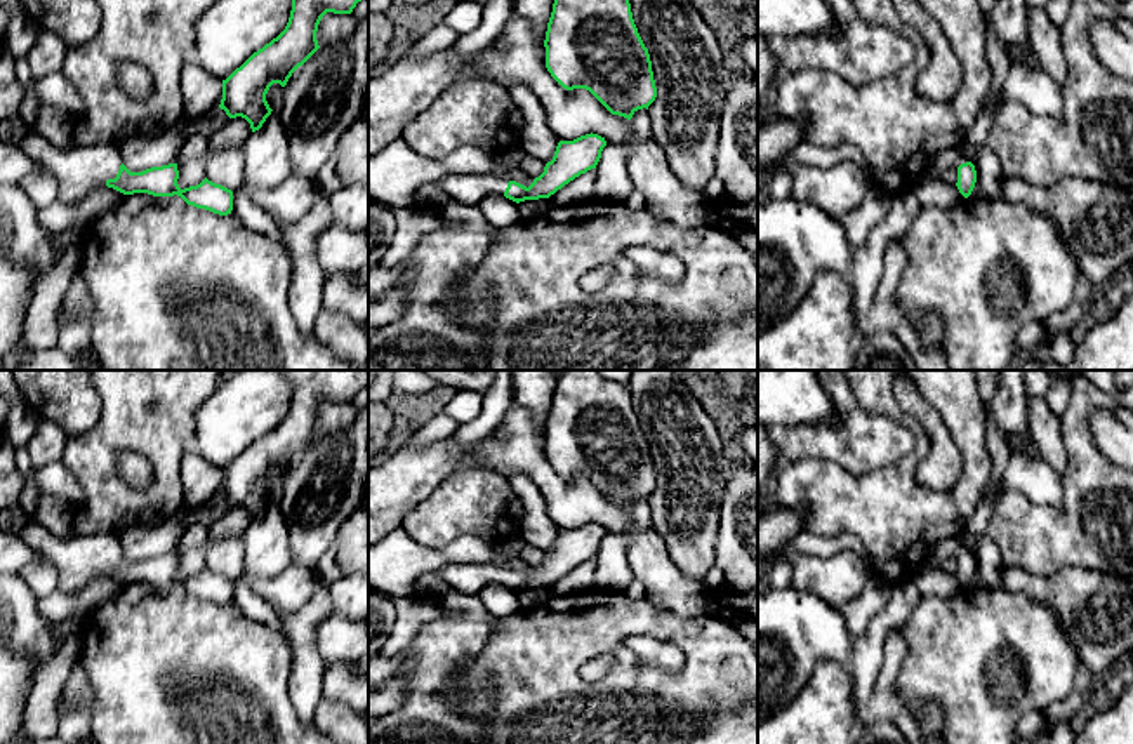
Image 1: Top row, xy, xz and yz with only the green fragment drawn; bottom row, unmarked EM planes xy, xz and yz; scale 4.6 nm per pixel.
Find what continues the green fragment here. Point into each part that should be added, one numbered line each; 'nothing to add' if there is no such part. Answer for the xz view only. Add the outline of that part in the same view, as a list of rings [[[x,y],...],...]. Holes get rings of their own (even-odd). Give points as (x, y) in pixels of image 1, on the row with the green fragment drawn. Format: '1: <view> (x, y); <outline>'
1: xz (468, 188); [[[452,174],[436,181],[448,198],[478,205],[488,195],[504,195],[509,179],[500,174]]]

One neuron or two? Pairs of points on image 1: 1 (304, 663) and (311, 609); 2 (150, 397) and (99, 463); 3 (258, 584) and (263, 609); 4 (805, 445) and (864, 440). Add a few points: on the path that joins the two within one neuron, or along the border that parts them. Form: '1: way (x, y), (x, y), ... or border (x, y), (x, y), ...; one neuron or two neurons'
1: way (304, 649), (304, 623); one neuron
2: way (134, 412), (99, 447); one neuron
3: border (244, 576), (247, 584), (273, 609); two neurons
4: way (819, 442), (850, 442); one neuron

